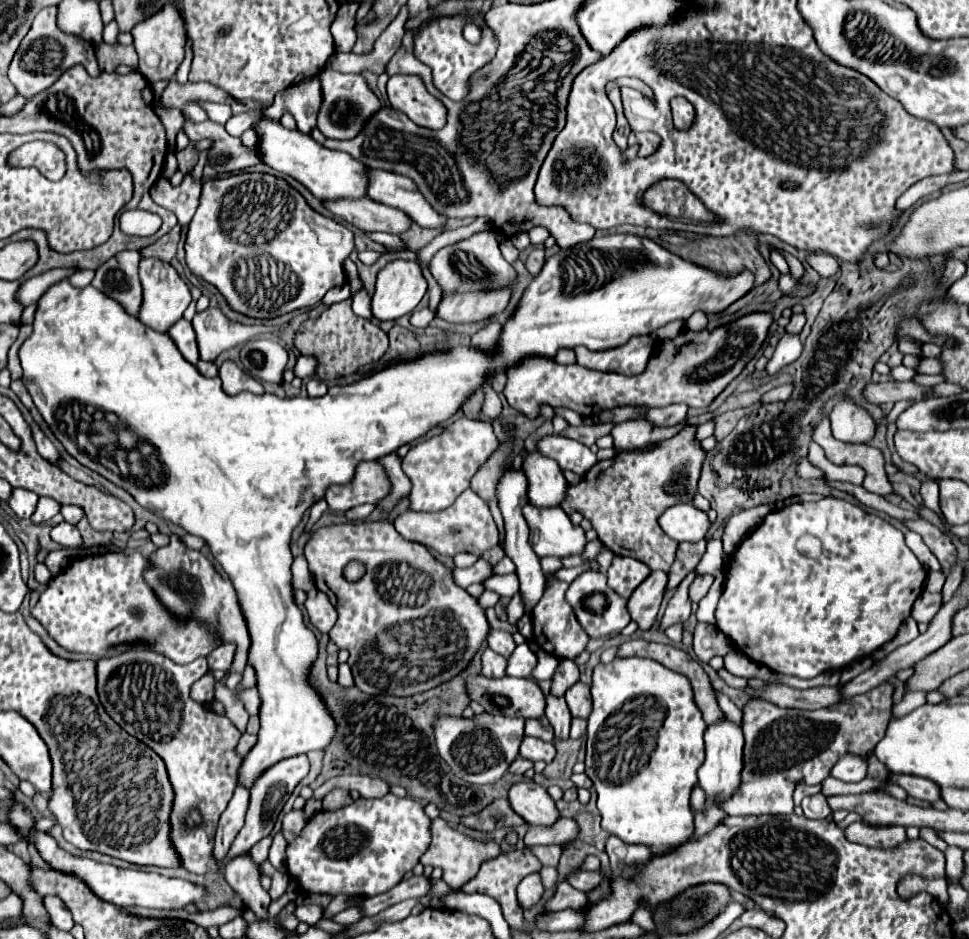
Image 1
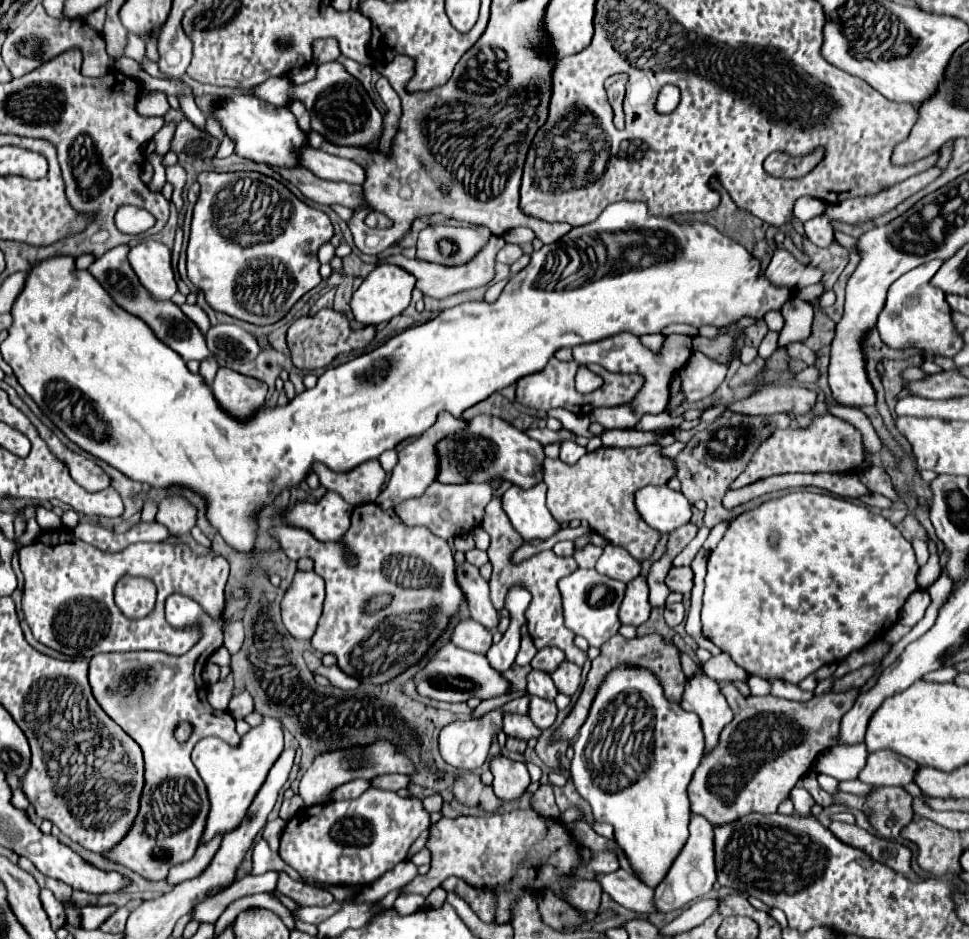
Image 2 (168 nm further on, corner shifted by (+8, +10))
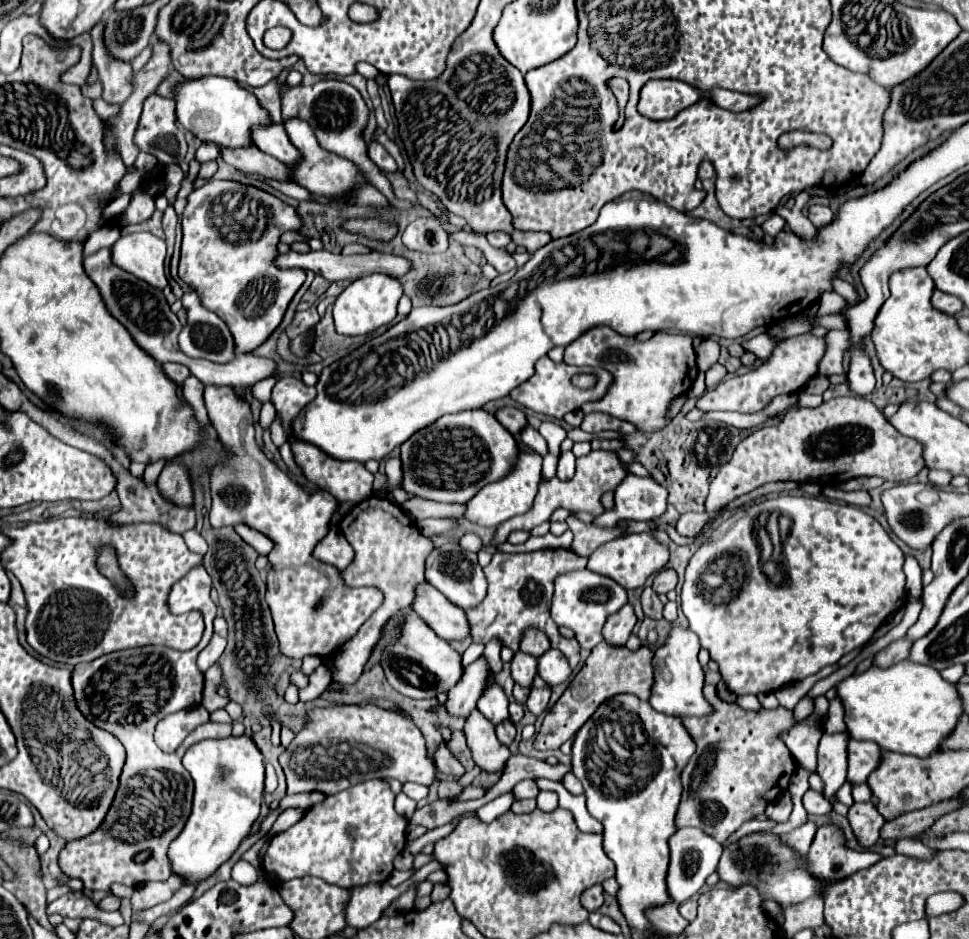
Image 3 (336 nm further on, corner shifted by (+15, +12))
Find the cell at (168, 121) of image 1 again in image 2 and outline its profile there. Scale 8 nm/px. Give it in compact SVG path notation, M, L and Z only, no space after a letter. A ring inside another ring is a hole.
M167 122L167 124L153 136L155 152L157 152L157 154L167 154L167 152L169 152L169 144L171 144L173 132L175 132L175 122Z

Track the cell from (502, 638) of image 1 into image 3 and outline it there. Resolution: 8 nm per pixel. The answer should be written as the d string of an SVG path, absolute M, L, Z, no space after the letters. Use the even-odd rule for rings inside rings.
M446 542L434 548L426 560L426 580L438 588L452 604L464 608L478 606L486 596L486 578L474 552L460 548L458 542Z

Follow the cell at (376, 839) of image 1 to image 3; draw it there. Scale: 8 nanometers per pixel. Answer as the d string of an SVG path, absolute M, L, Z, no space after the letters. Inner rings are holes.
M366 780L338 792L334 796L324 798L322 802L308 808L304 818L288 828L286 832L276 834L270 840L270 846L262 858L262 872L266 876L274 876L274 886L288 882L296 876L318 876L324 882L336 884L340 888L356 888L360 884L382 884L390 878L394 866L392 860L406 846L406 818L398 816L394 810L396 794L390 790L386 780Z

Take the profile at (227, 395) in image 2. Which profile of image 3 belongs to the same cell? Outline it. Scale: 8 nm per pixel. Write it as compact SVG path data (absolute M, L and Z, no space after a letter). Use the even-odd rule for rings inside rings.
M206 388L204 390L204 400L206 400L206 410L212 426L218 432L218 438L224 446L224 450L230 454L226 462L216 464L210 470L210 496L212 496L212 508L210 508L210 524L214 528L222 526L234 526L234 524L248 524L250 528L260 530L266 534L272 542L274 548L268 554L270 560L270 570L266 578L266 600L272 610L276 634L280 640L280 650L284 656L300 660L308 654L328 658L336 650L340 650L358 630L360 626L370 618L370 614L380 606L382 594L376 588L350 588L344 584L340 570L316 560L312 556L312 550L316 544L328 534L330 528L330 518L332 512L338 508L338 500L326 492L318 490L314 494L308 494L298 486L286 472L282 472L266 454L258 448L254 440L254 426L252 426L252 414L250 414L250 404L248 400L242 400L234 394L234 388Z

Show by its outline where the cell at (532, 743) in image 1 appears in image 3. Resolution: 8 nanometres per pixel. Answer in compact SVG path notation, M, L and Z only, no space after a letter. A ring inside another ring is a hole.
M494 676L492 680L488 680L488 688L484 688L480 700L476 702L476 708L494 724L500 724L504 720L510 718L508 714L508 696L504 694L504 690L496 684Z

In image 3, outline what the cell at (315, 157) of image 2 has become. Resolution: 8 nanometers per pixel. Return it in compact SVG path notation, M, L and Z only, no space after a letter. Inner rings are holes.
M256 124L256 128L252 128L252 144L284 164L294 164L300 158L300 152L292 146L284 130L284 124Z

